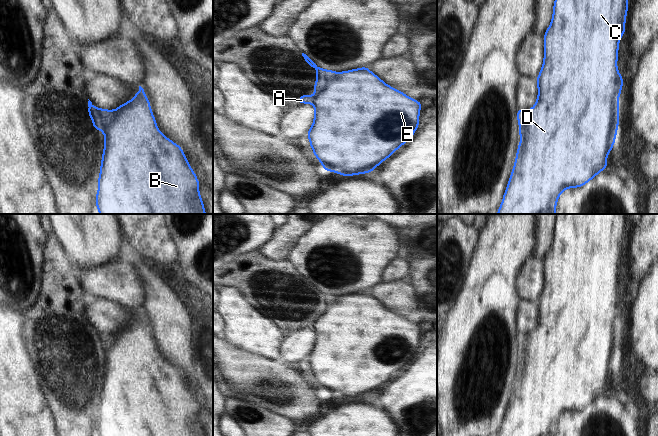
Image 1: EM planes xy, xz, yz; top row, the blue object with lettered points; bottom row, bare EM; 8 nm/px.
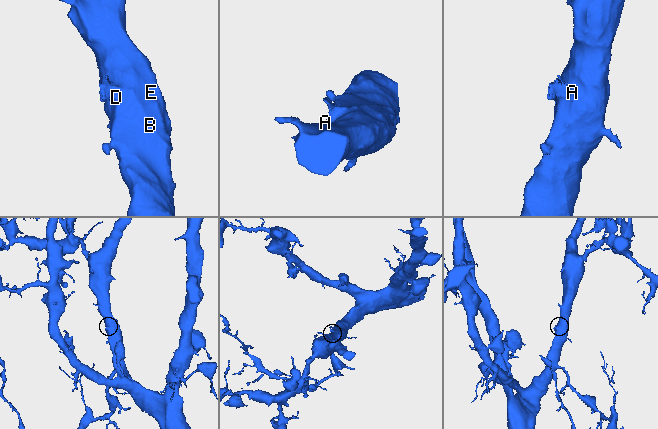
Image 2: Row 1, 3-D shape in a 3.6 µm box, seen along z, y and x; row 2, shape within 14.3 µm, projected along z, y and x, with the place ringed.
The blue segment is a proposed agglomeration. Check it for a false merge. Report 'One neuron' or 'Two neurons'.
Two neurons

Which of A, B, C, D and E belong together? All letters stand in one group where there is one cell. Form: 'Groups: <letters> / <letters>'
Groups: A / B C D E

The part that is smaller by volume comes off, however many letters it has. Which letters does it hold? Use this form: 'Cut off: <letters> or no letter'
Cut off: A

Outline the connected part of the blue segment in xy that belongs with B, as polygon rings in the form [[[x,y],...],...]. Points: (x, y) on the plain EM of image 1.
[[[139,310],[135,321],[114,335],[115,340],[105,350],[95,428],[99,436],[205,436],[198,415],[200,407],[181,371],[159,355],[144,313]]]

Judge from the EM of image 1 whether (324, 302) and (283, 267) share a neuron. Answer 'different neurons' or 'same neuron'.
same neuron

